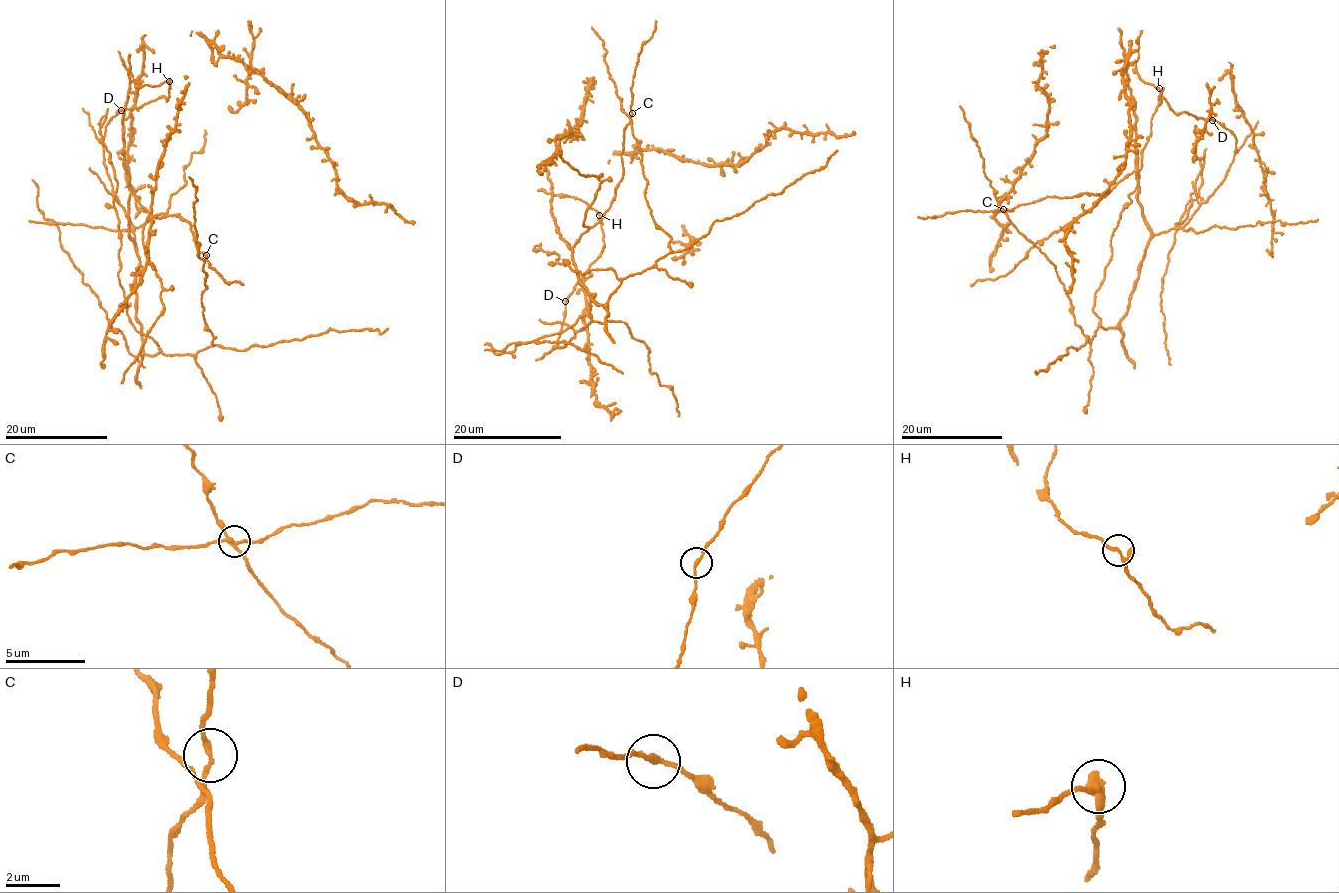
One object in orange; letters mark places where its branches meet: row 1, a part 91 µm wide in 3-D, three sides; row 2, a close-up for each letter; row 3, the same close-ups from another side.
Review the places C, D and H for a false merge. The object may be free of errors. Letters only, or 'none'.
none

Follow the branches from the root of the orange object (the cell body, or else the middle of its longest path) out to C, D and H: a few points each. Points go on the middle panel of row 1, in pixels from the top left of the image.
C: (589, 295), (579, 282), (572, 250), (581, 234), (594, 227), (609, 208), (623, 178), (623, 131), (631, 112)
D: (589, 295), (590, 323), (575, 333), (564, 347), (558, 348), (555, 345), (564, 318), (565, 301)
H: (589, 295), (590, 323), (575, 333), (564, 347), (556, 347), (567, 301), (602, 249), (599, 215)

